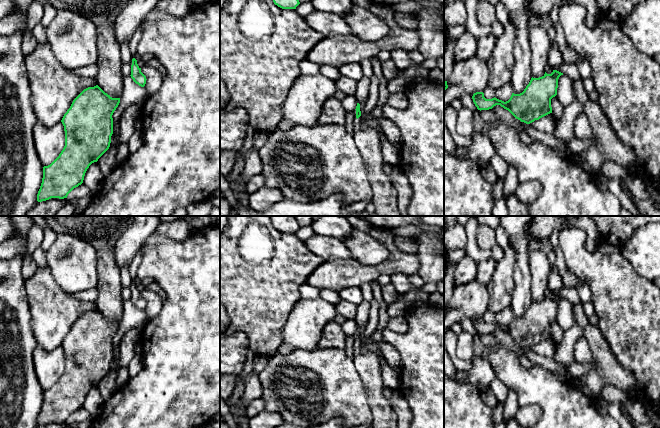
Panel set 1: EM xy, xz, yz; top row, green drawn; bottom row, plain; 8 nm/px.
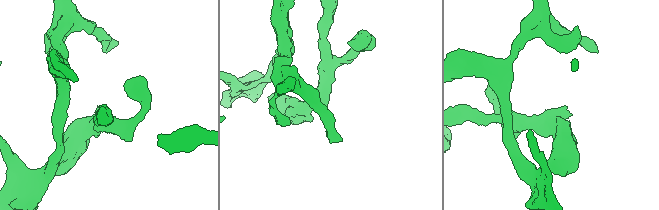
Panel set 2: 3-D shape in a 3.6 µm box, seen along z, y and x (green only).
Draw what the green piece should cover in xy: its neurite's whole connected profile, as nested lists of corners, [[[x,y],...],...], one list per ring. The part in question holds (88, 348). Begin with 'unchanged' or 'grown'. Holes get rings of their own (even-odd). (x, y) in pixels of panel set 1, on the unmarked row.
unchanged | [[[98,309],[84,313],[72,326],[61,346],[65,370],[59,380],[43,391],[37,425],[64,423],[81,409],[89,390],[109,373],[112,339],[120,322],[112,322]]]

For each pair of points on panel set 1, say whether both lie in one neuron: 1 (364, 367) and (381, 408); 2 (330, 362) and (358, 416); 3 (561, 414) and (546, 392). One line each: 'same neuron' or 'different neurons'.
1: same neuron
2: same neuron
3: same neuron

